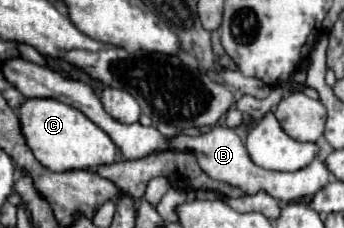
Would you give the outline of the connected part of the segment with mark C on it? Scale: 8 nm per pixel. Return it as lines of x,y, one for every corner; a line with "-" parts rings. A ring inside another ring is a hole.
25,99
19,105
19,121
21,133
33,149
35,159
51,169
51,171
67,171
67,169
97,169
99,165
113,163
117,159
117,147
113,141
79,109
69,107
57,99

